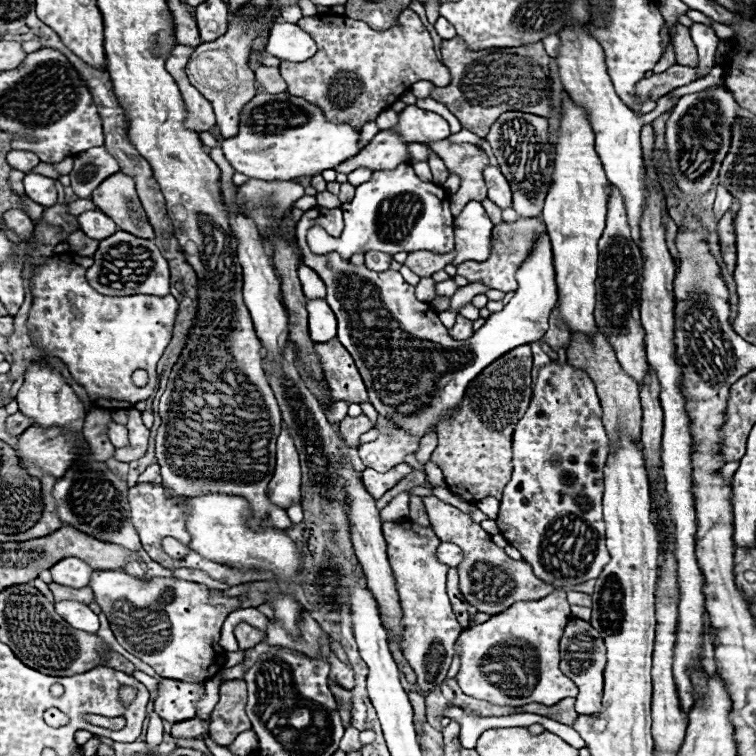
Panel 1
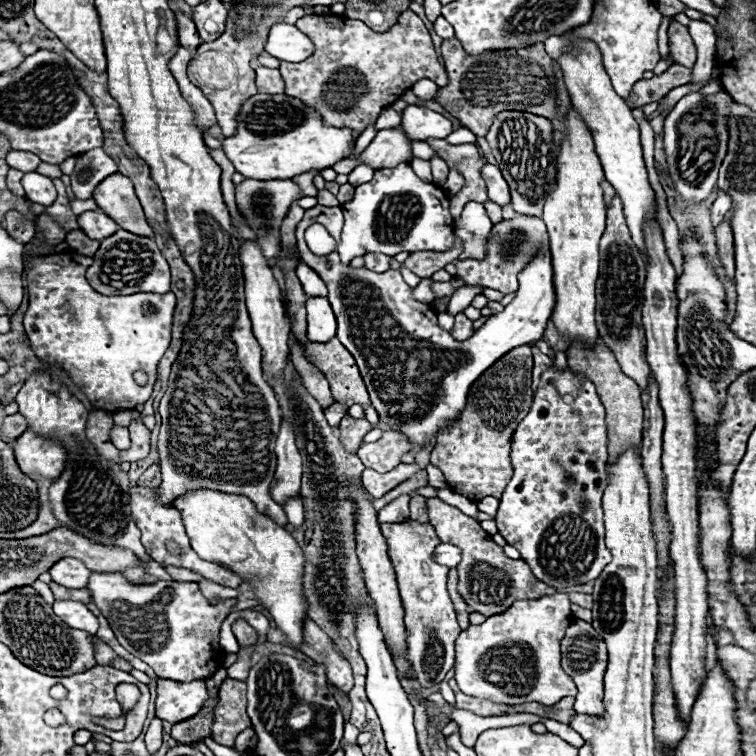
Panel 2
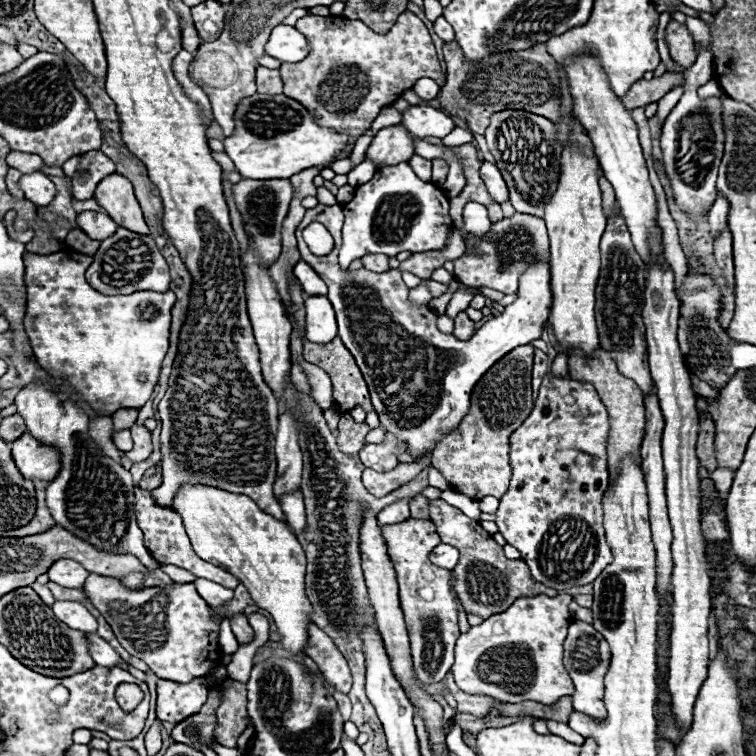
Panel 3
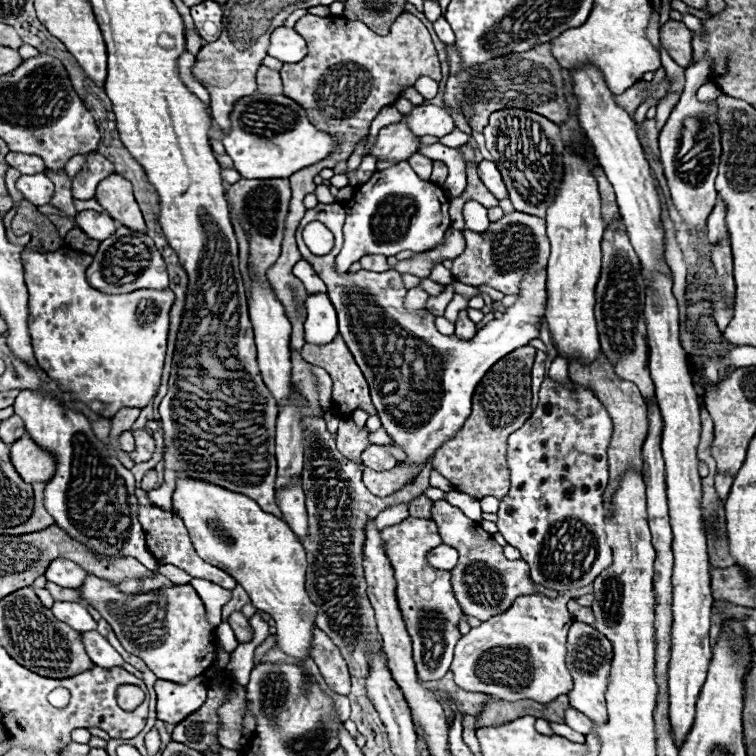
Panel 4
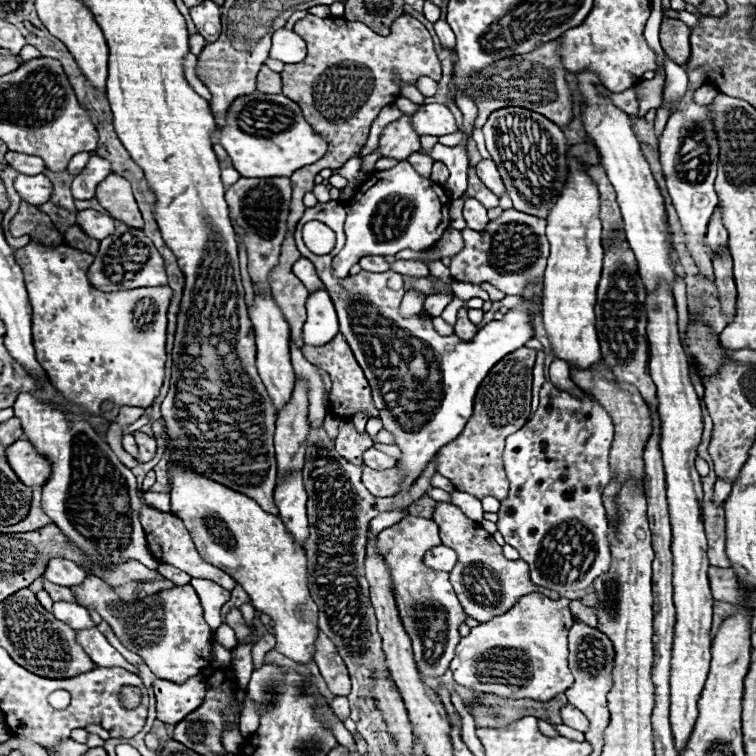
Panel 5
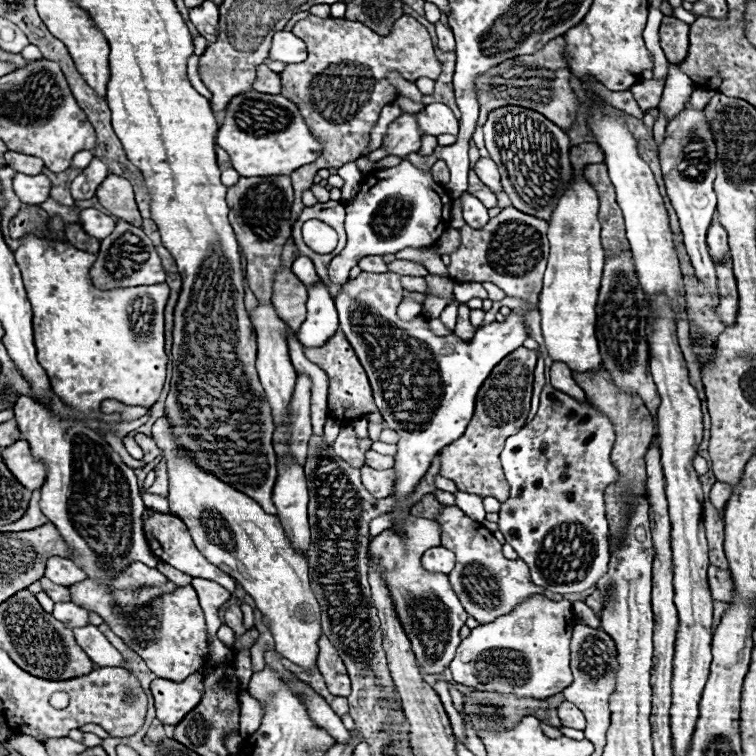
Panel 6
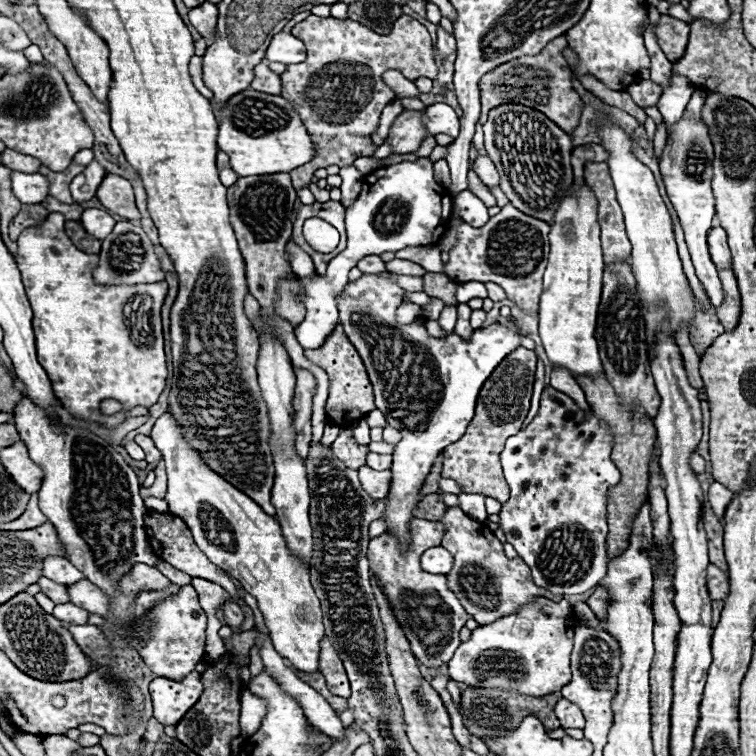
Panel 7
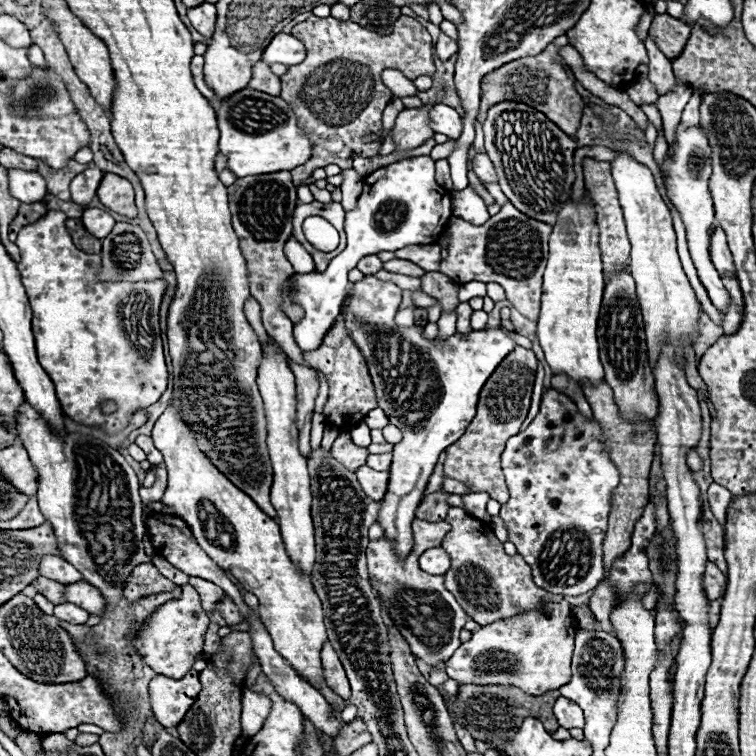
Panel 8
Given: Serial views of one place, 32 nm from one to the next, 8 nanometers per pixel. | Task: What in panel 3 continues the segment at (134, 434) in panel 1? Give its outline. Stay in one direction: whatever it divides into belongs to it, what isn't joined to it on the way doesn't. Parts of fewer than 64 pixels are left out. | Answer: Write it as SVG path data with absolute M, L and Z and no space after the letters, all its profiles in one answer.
M132 426L130 432L132 432L132 438L134 438L134 448L130 452L126 452L126 456L132 462L142 462L142 460L150 458L150 454L152 454L150 432L144 426Z

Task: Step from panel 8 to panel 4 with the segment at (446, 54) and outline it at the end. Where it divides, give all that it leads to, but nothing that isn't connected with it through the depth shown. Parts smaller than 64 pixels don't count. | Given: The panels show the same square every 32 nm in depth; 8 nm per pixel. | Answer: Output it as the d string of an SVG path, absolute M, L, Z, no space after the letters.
M438 18L438 20L434 22L434 30L436 30L438 38L440 38L440 40L442 40L446 46L454 44L454 32L452 32L450 24L448 24L444 18Z

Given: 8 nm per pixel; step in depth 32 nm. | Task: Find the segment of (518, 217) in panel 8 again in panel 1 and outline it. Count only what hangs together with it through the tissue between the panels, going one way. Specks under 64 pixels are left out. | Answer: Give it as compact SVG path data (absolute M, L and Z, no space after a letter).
M520 216L516 222L502 222L492 228L492 238L490 238L492 246L490 246L488 260L484 260L482 266L456 266L458 274L464 276L470 284L482 282L482 284L486 284L494 290L500 290L500 292L514 292L518 288L514 276L516 276L518 268L522 266L522 262L532 252L540 234L544 234L544 232L546 232L546 226L538 218L522 218Z

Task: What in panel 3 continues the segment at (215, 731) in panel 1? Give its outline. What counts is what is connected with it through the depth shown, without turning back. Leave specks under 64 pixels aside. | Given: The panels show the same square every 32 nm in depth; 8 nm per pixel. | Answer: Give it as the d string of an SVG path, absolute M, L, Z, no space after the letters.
M226 680L224 698L216 710L216 742L226 748L236 748L238 736L246 728L246 686L236 680Z

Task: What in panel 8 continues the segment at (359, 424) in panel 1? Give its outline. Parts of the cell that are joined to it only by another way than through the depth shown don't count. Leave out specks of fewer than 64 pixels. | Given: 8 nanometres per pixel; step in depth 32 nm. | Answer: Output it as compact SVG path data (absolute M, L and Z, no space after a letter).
M340 432L340 436L336 438L332 450L330 450L332 458L336 458L342 466L346 466L346 470L358 470L362 464L366 464L366 456L368 450L360 448L352 442L350 432Z

